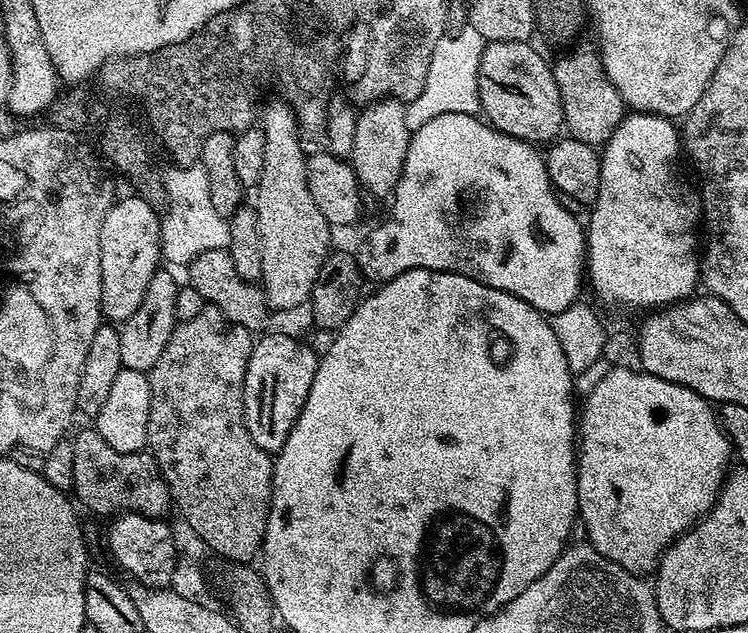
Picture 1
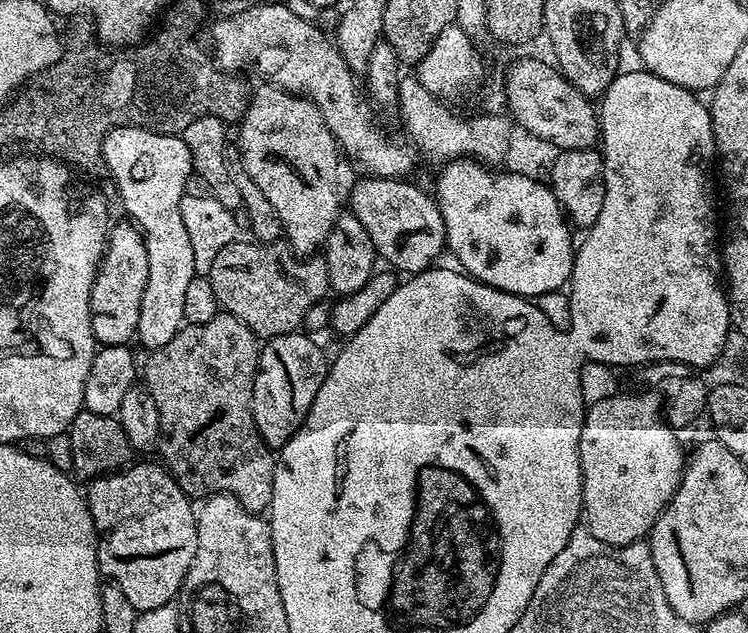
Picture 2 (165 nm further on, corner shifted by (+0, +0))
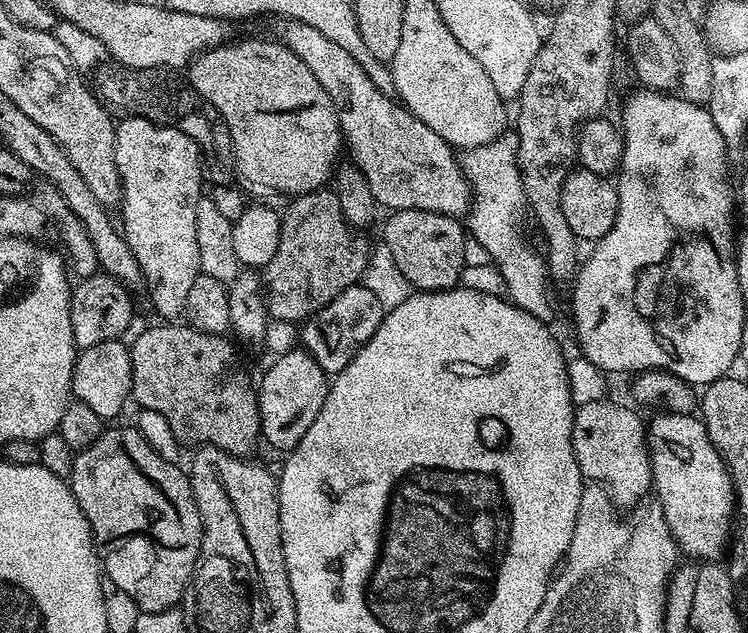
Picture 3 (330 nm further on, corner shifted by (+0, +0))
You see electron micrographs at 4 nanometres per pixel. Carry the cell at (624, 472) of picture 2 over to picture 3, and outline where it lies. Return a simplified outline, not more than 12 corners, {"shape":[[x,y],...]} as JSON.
{"shape":[[611,399],[572,417],[585,481],[620,510],[649,495],[645,421]]}

